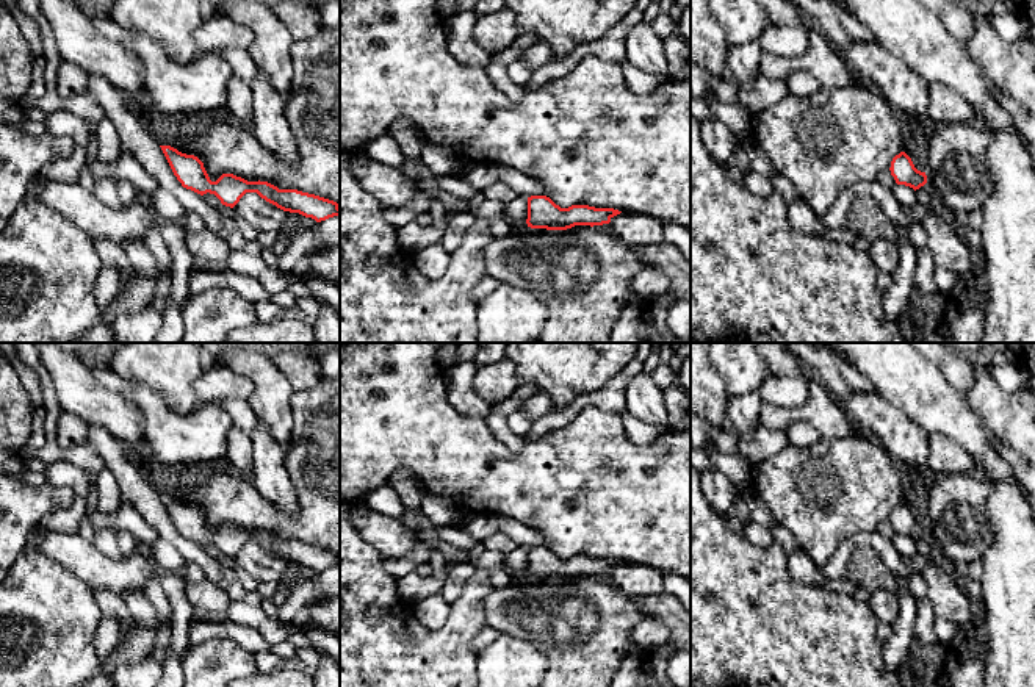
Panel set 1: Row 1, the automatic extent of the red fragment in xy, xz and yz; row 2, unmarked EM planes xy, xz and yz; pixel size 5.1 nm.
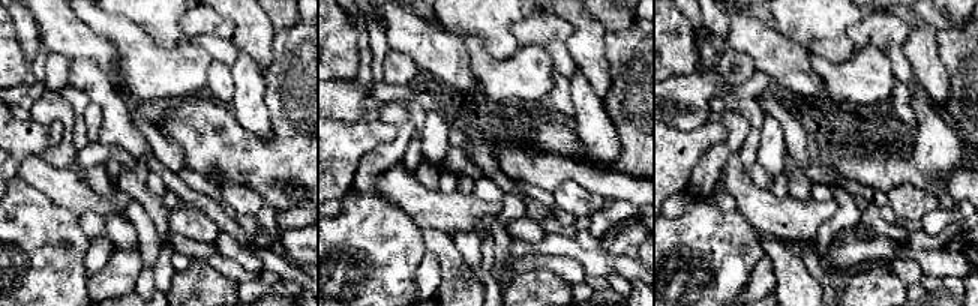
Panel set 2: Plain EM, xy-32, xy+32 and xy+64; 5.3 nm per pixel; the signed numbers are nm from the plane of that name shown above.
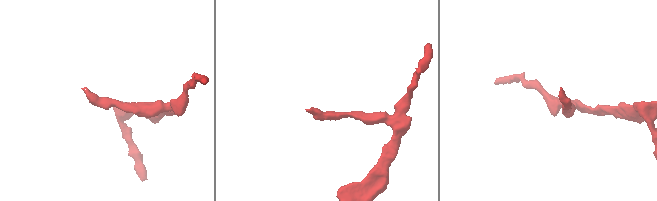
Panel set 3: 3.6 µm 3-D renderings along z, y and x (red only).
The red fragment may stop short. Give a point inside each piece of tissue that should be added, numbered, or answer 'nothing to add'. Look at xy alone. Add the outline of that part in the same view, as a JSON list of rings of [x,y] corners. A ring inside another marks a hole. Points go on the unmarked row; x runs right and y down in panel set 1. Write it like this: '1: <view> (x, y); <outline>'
nothing to add

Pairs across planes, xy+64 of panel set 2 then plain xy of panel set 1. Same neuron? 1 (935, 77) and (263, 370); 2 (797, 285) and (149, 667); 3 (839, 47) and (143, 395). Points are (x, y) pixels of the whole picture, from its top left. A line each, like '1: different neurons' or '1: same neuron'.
1: same neuron
2: same neuron
3: different neurons

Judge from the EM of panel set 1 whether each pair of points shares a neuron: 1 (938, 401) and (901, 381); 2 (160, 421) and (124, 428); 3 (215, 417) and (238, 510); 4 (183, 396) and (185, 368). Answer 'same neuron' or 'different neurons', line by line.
1: same neuron
2: different neurons
3: different neurons
4: same neuron

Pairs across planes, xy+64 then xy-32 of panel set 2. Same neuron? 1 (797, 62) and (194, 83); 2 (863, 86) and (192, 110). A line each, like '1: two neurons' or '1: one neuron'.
1: two neurons
2: two neurons

